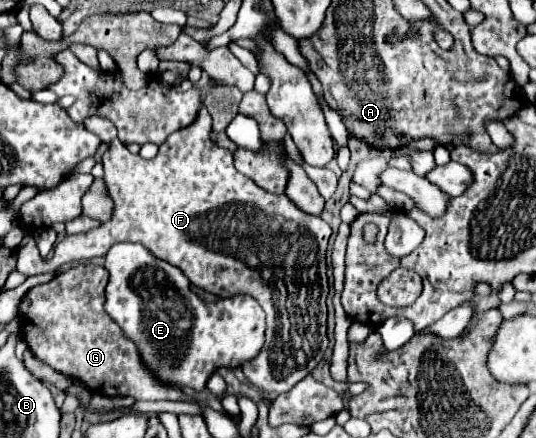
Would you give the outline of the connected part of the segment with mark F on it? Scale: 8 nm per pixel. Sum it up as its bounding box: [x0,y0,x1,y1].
[16,89,332,393]

